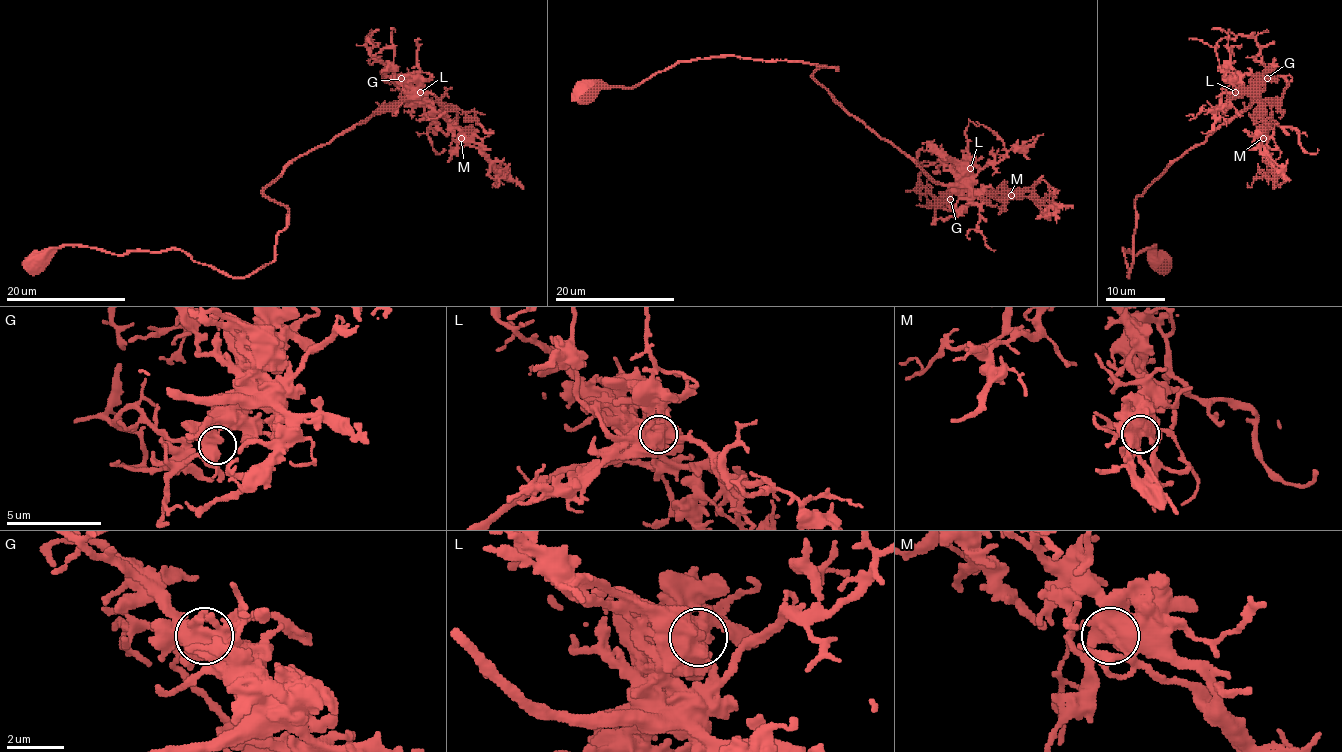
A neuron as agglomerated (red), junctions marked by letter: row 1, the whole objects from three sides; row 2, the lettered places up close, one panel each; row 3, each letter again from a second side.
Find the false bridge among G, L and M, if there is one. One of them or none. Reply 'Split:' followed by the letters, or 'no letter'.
Split: M

